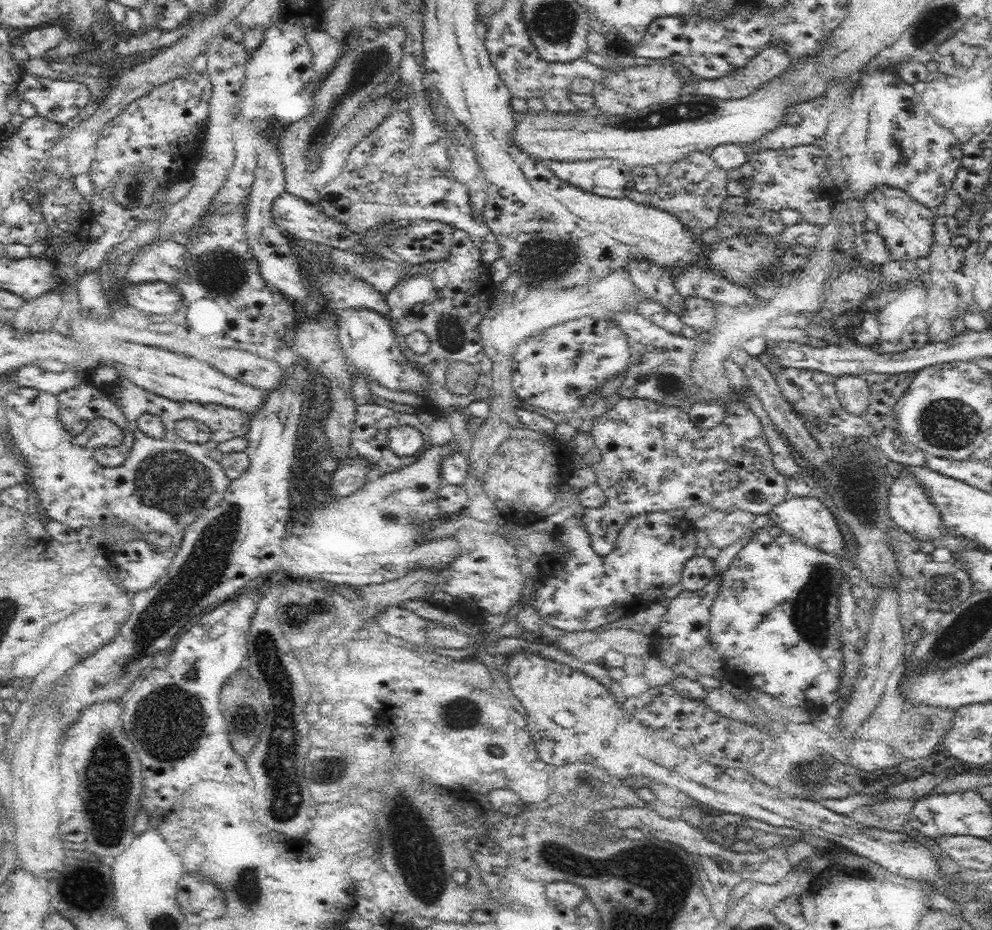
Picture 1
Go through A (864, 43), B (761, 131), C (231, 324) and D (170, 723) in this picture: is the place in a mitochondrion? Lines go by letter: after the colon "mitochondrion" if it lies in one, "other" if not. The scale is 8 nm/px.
A: other
B: other
C: other
D: mitochondrion

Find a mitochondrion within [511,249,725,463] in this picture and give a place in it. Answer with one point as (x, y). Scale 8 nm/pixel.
(669, 385)

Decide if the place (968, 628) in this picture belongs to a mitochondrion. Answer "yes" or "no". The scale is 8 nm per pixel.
yes

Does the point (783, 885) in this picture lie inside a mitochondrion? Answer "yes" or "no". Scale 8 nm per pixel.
no

